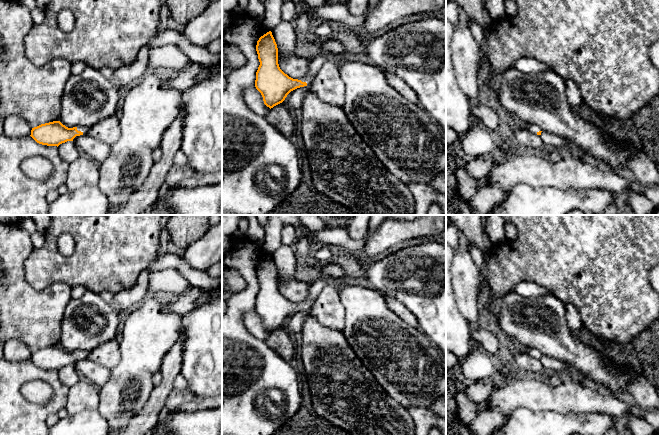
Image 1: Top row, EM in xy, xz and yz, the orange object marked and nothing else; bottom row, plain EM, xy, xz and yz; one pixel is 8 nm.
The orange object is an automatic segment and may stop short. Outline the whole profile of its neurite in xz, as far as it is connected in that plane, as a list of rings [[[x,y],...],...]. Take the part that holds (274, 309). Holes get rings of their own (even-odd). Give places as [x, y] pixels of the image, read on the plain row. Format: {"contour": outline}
{"contour": [[[272,256],[259,262],[256,275],[260,289],[256,296],[255,311],[261,317],[264,328],[270,333],[282,327],[287,319],[300,311],[310,310],[314,301],[326,286],[324,278],[310,285],[310,295],[301,304],[285,298],[278,288],[278,272]]]}

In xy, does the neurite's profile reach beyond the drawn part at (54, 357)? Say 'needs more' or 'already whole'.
needs more

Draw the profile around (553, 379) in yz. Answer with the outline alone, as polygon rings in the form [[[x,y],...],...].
[[[547,371],[546,374],[544,374],[543,376],[537,376],[537,378],[551,387],[556,387],[563,383],[569,377],[561,373]]]

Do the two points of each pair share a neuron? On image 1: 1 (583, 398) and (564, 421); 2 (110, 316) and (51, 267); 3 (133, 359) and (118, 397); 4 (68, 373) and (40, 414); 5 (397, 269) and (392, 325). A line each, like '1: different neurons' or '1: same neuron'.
1: different neurons
2: different neurons
3: same neuron
4: different neurons
5: different neurons

